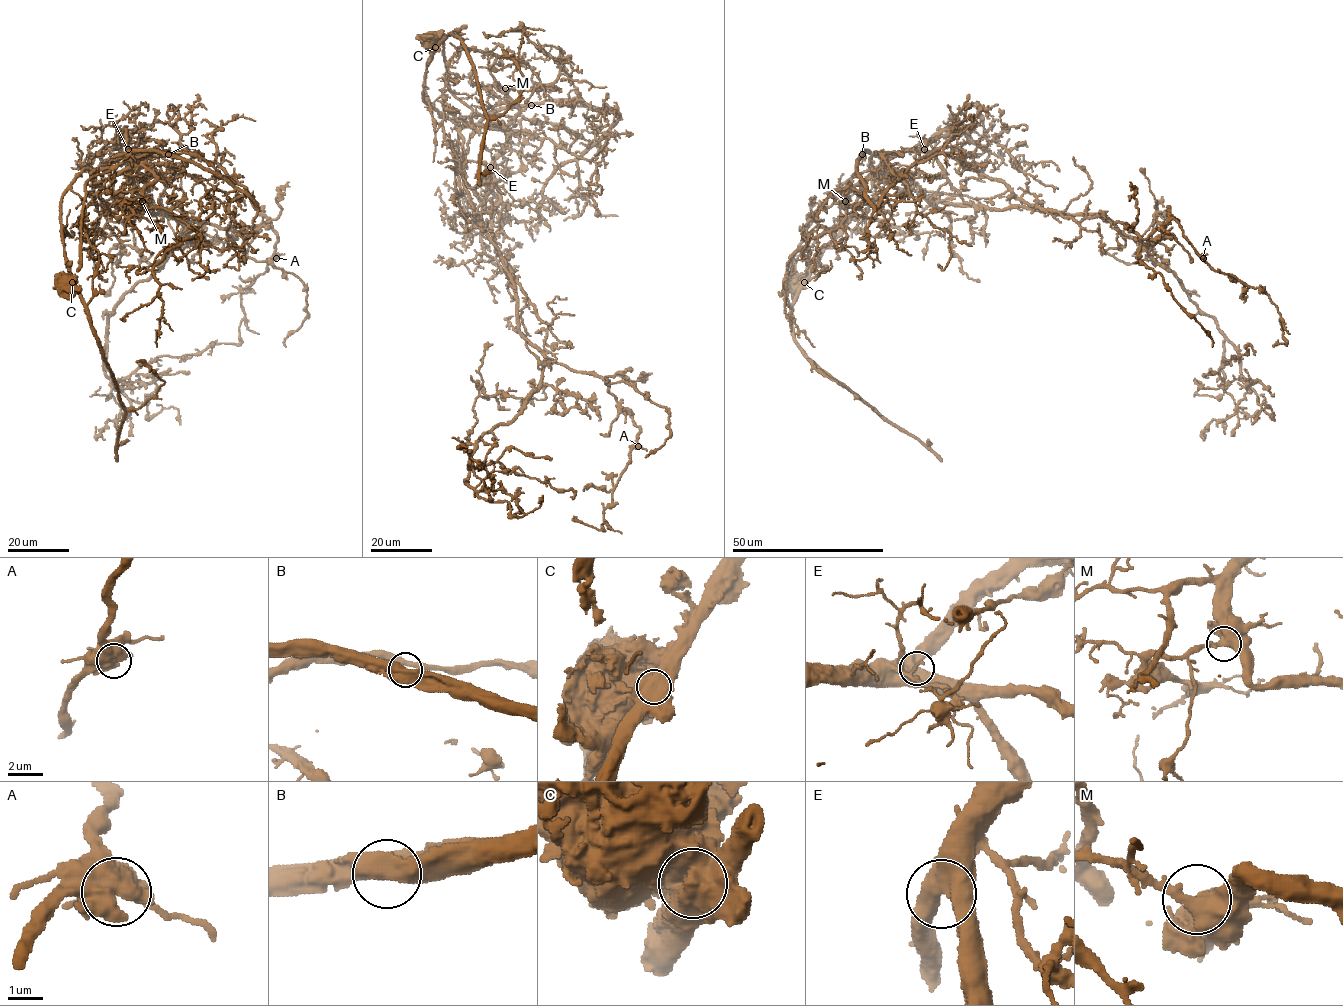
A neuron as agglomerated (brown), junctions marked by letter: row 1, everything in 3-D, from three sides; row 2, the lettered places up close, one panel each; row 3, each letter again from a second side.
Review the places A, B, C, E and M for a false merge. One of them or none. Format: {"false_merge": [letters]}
{"false_merge": ["C"]}

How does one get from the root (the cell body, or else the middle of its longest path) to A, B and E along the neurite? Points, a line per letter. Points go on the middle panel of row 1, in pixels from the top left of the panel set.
A: (428, 41), (423, 98), (458, 127), (463, 183), (514, 286), (518, 330), (598, 375), (639, 427), (638, 446)
B: (428, 41), (432, 53), (423, 98), (448, 117), (460, 121), (469, 117), (476, 125), (492, 112), (531, 105)
E: (428, 41), (432, 53), (423, 98), (451, 119), (460, 116), (466, 125), (507, 132), (503, 152), (490, 167)

